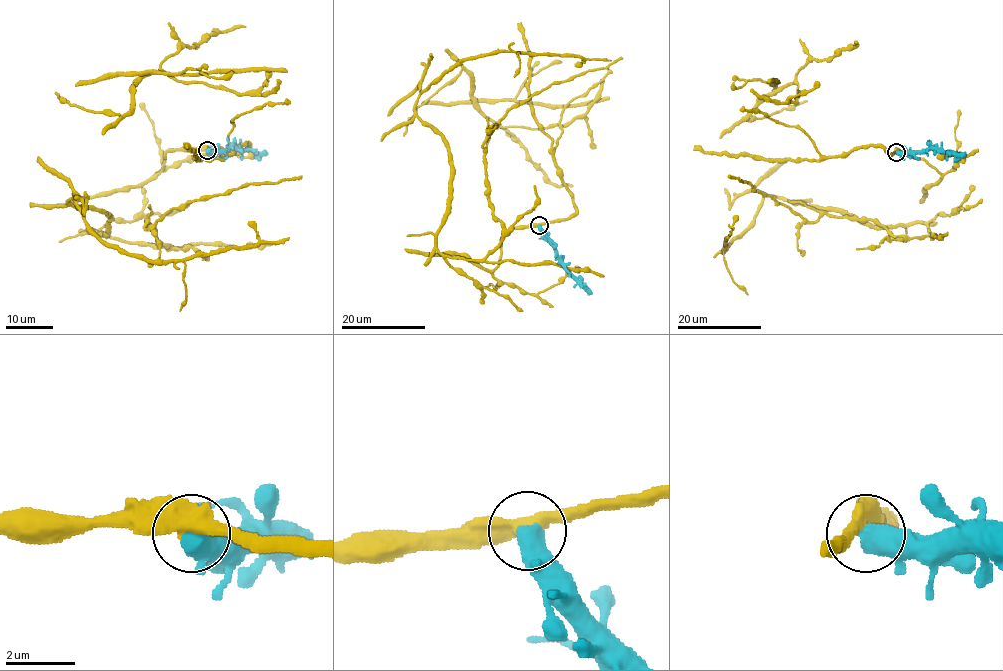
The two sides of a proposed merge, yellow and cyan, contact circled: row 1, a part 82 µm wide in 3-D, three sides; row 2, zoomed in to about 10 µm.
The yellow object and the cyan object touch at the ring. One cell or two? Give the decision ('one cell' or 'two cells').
two cells

